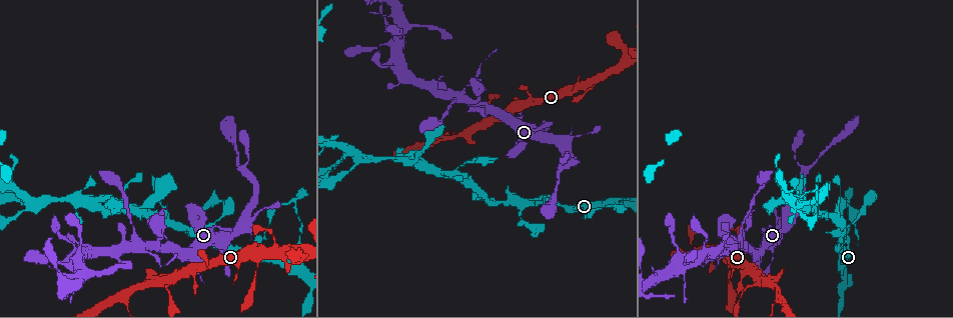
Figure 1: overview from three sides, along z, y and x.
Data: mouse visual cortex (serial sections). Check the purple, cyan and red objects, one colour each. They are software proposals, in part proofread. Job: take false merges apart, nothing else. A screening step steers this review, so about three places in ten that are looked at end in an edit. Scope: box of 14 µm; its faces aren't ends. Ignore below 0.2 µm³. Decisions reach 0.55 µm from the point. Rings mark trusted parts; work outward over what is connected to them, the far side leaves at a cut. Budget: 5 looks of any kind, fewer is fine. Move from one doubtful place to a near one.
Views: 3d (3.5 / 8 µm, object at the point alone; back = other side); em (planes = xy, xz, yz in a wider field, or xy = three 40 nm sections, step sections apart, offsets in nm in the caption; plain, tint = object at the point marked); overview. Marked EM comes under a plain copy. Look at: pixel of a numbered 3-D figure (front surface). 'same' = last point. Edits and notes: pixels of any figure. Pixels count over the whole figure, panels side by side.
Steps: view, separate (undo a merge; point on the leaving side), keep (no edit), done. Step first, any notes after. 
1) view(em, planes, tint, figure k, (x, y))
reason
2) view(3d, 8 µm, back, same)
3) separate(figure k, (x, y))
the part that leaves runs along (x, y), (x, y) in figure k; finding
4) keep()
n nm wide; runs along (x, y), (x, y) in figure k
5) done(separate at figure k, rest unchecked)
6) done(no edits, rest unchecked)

view(3d, 8 µm, back, figure 1, (132, 232))
sudden change in width

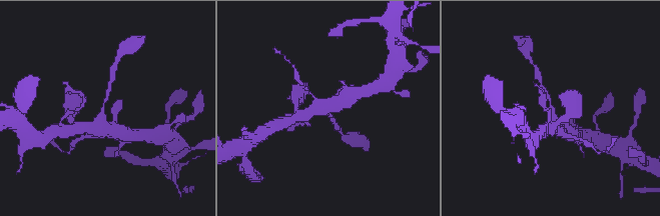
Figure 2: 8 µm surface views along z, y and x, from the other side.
view(em, xy, step 3, tint, figure 2, (553, 108))
now the EM

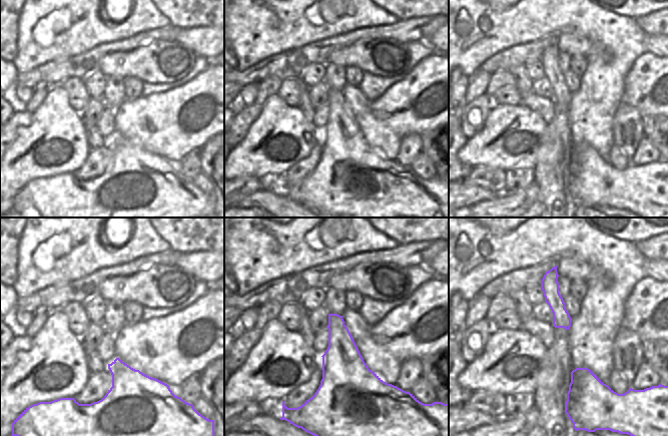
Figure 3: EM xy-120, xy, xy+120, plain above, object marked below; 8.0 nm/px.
keep()
runs along (554, 270), (552, 297), (567, 326) in figure 3; all the same cell

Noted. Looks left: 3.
view(em, xy, step 3, tint, figure 1, (242, 167))
thick turns thin

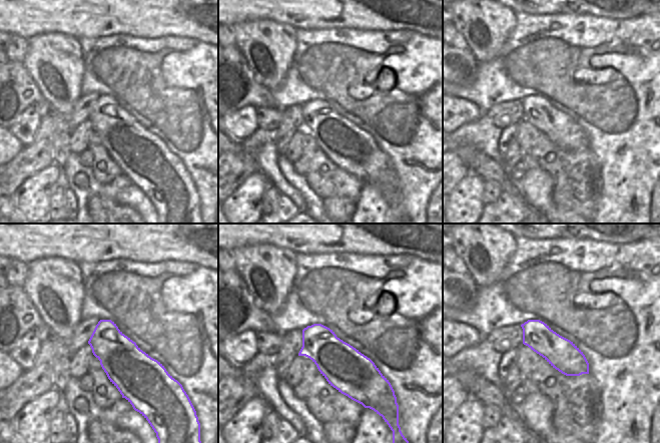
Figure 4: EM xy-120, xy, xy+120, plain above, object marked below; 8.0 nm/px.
view(3d, 3.5 µm, same)
wider look

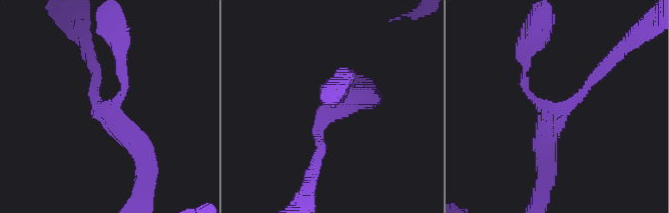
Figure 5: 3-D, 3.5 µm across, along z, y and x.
keep()
runs along (546, 155), (546, 133), (610, 62) in figure 5; one cell here

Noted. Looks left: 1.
done(no edits, rest unchecked)

